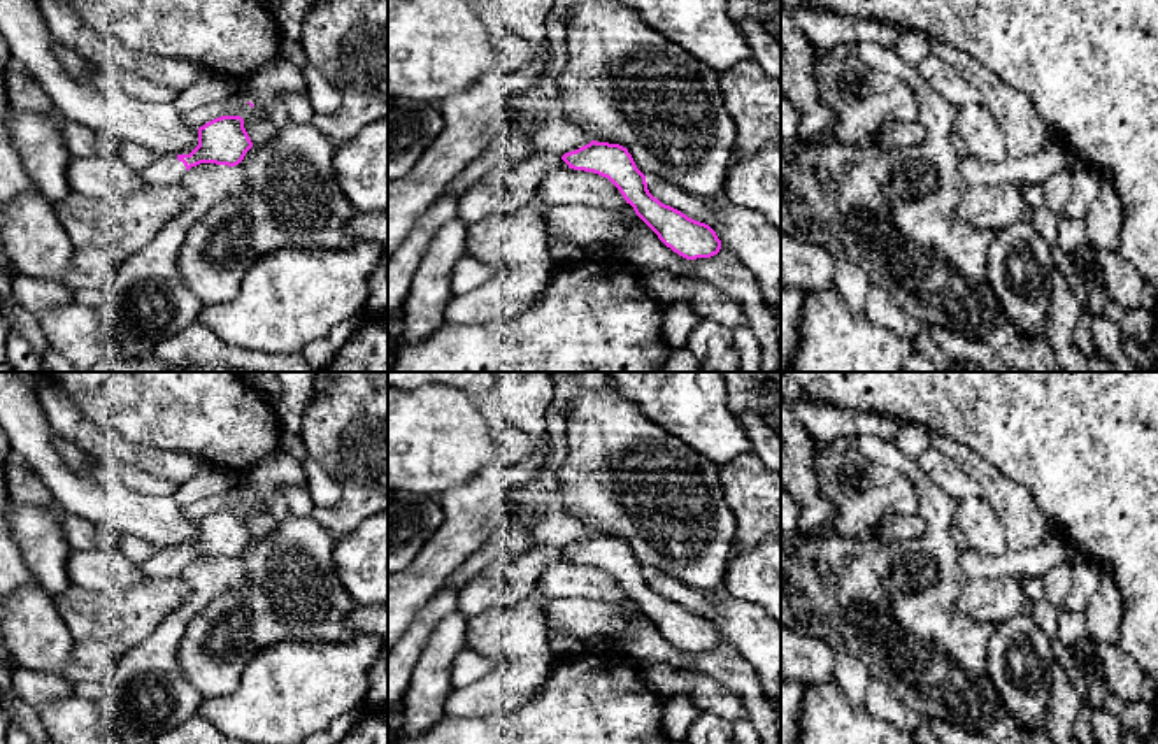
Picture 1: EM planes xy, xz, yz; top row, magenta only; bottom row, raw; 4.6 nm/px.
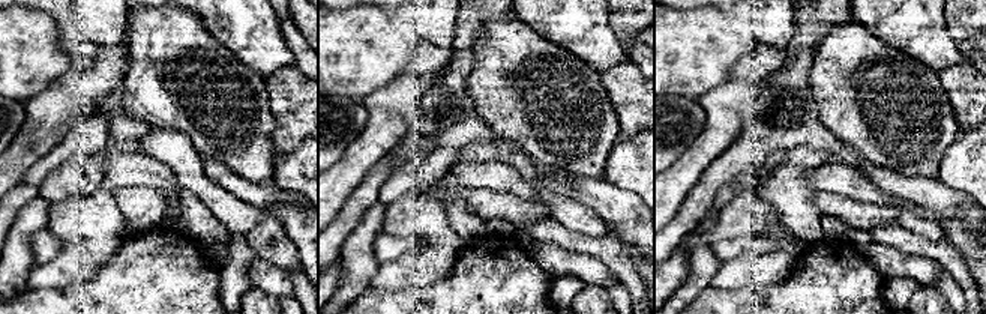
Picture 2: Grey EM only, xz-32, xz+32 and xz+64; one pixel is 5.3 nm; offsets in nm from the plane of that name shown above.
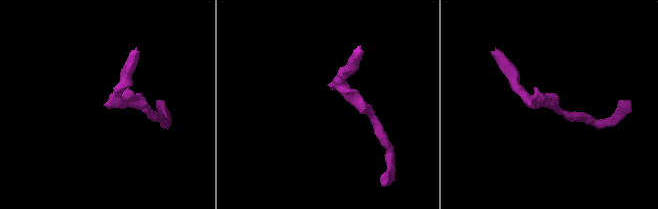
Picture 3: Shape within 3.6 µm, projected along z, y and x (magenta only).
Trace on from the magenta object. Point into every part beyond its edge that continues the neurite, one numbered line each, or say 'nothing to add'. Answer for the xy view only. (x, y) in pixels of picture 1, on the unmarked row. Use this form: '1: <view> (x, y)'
1: xy (164, 564)

